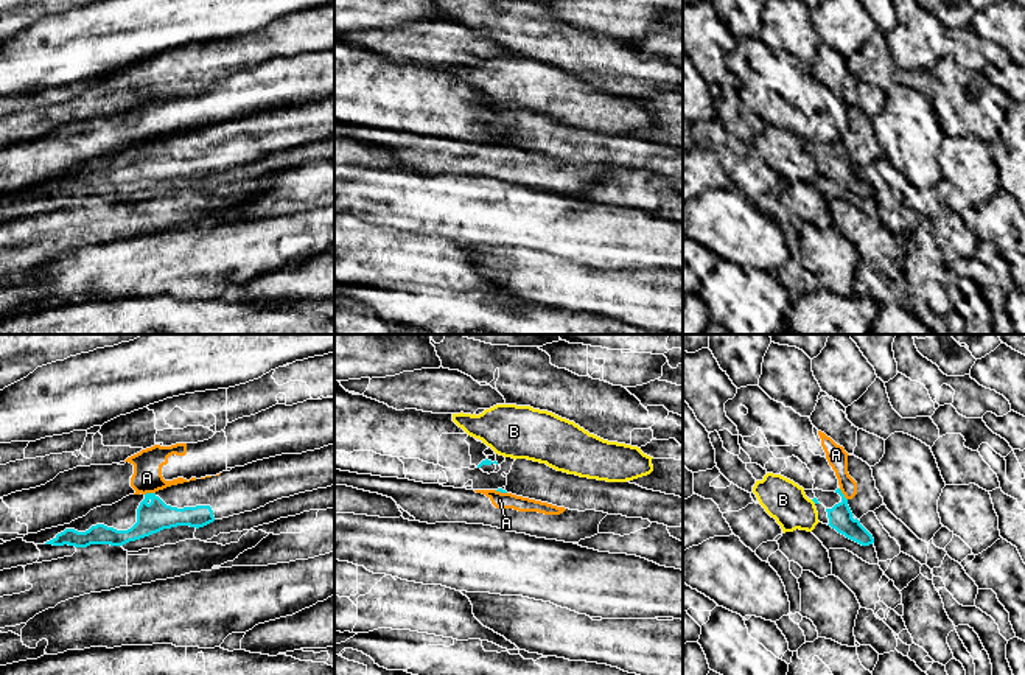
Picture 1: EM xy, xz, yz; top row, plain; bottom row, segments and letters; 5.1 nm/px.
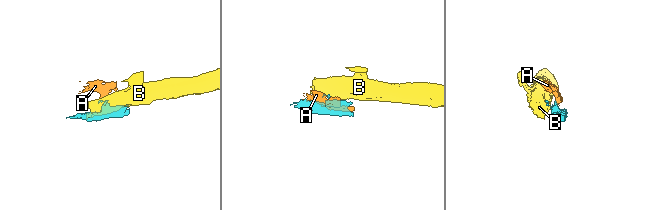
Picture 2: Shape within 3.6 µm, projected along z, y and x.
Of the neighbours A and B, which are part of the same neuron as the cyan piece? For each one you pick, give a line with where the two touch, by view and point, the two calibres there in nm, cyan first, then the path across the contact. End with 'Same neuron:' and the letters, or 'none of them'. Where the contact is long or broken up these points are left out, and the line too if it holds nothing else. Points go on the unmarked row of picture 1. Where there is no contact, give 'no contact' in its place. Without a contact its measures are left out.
Same neuron: none of them

